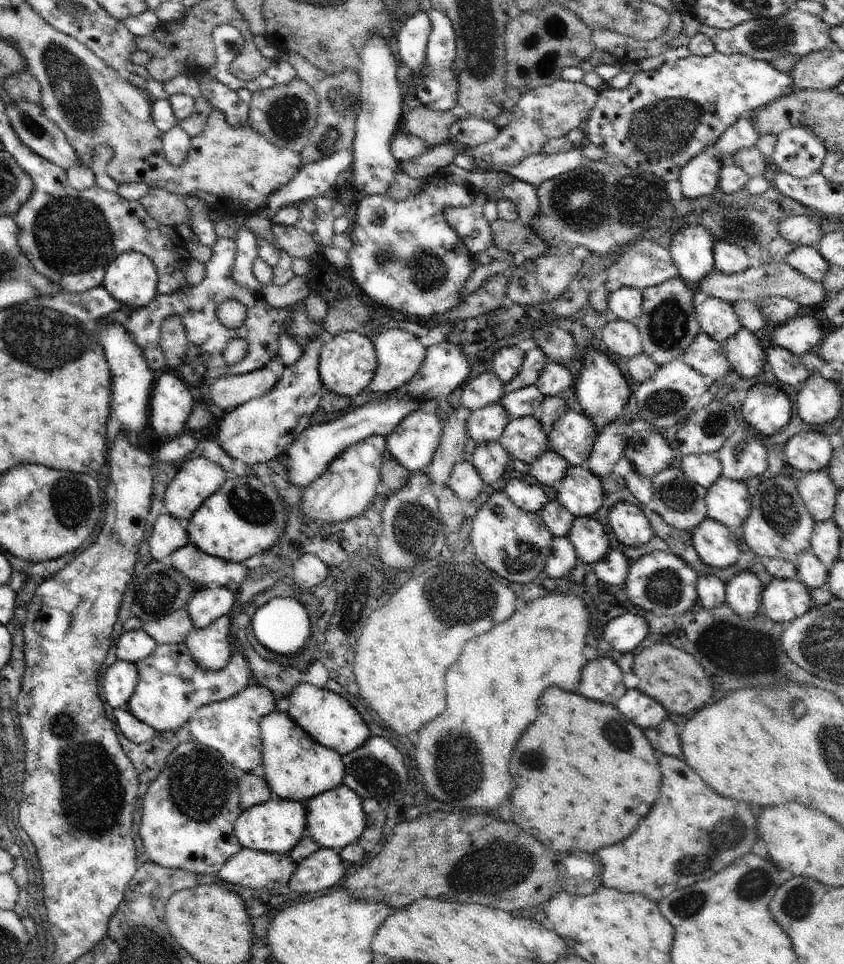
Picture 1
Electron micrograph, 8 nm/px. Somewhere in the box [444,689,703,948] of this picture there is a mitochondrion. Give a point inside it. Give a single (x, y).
(493, 869)

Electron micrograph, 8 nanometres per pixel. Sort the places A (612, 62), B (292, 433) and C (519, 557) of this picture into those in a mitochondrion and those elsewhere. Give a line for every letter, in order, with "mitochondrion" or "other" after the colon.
A: other
B: other
C: mitochondrion

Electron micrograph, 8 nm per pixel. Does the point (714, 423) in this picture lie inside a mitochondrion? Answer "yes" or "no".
yes

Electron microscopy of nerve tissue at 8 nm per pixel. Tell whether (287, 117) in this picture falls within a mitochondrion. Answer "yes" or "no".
yes

